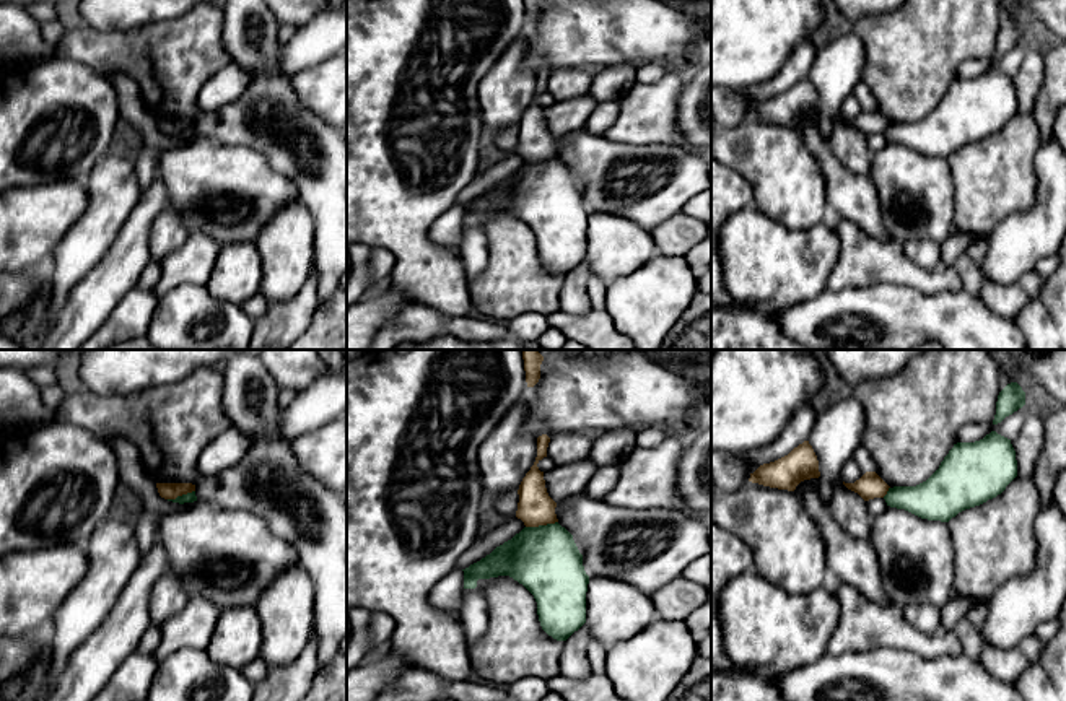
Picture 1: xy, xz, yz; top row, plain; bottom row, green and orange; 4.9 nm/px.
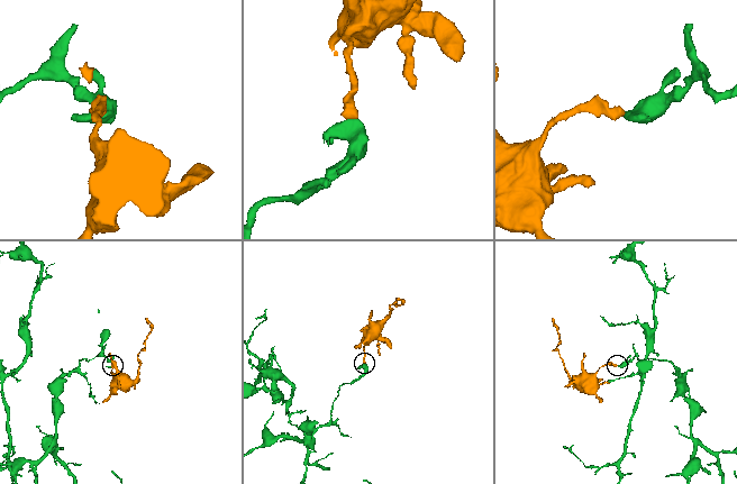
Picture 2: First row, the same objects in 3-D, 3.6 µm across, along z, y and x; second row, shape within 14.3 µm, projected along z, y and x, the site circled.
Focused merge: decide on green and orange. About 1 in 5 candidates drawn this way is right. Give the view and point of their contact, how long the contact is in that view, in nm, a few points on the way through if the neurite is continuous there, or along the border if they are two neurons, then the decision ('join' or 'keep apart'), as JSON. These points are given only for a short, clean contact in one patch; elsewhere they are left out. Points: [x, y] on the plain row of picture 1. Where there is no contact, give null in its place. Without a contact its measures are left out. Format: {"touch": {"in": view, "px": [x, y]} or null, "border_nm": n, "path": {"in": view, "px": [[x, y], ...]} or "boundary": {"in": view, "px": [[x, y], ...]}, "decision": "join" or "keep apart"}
{"touch": {"in": "xz", "px": [541, 161]}, "border_nm": 160, "boundary": {"in": "xz", "px": [[557, 156], [526, 163]]}, "decision": "keep apart"}

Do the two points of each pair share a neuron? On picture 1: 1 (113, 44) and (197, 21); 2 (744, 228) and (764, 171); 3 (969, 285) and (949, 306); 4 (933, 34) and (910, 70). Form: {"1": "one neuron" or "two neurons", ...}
{"1": "one neuron", "2": "two neurons", "3": "two neurons", "4": "one neuron"}

